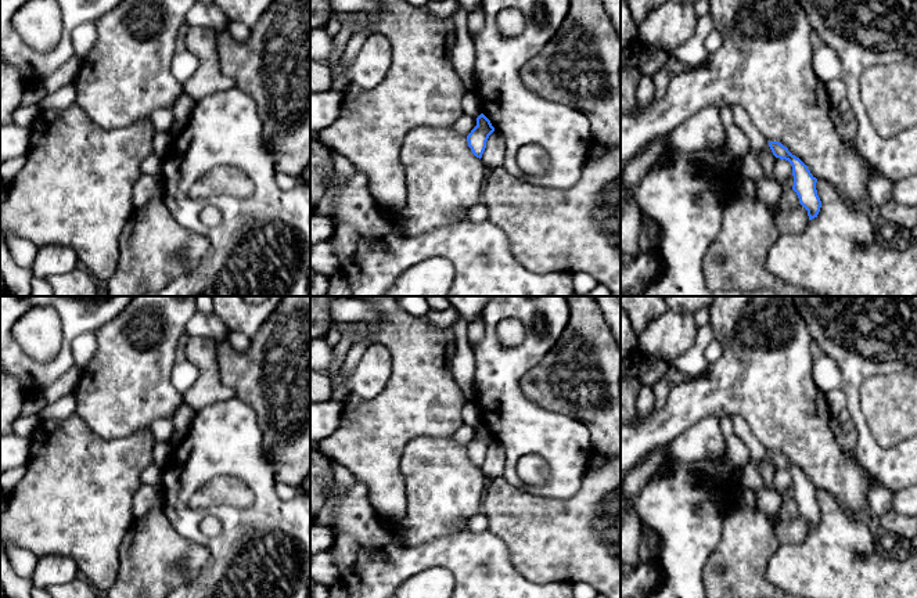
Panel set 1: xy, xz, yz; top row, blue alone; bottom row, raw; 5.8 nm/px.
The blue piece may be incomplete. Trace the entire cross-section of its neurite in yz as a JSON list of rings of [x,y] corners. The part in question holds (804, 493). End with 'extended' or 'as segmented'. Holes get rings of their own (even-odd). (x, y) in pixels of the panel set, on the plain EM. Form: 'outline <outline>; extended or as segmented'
outline [[[769,451],[769,457],[776,468],[785,469],[791,473],[794,486],[792,500],[796,502],[799,514],[808,520],[809,530],[817,527],[821,518],[821,511],[816,500],[817,489],[813,487],[808,476],[781,453]]]; as segmented

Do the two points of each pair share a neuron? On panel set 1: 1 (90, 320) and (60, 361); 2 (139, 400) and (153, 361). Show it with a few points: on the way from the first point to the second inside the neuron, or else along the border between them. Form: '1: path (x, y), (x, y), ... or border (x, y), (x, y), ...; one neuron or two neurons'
1: path (79, 325), (68, 337), (65, 350); one neuron
2: path (139, 391), (139, 375), (143, 371); one neuron

